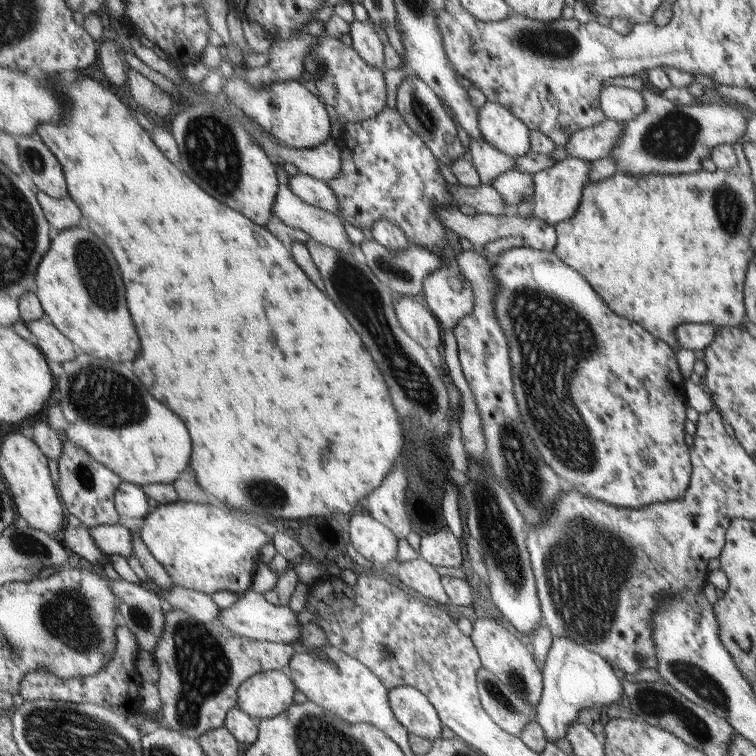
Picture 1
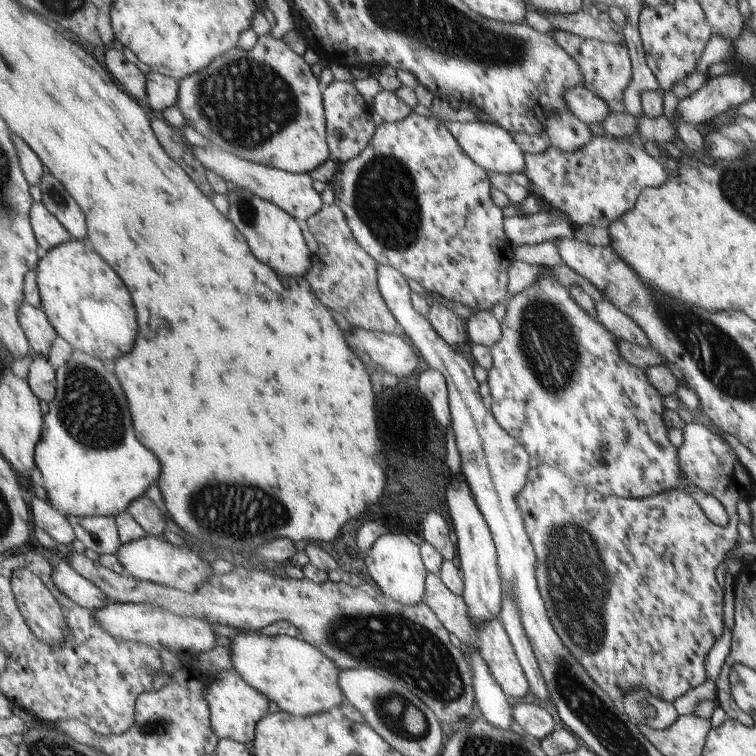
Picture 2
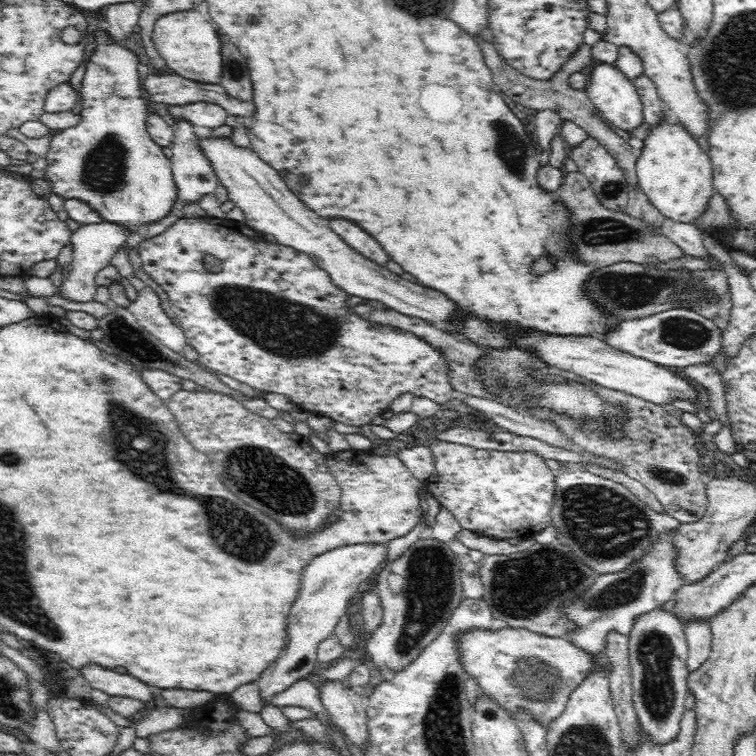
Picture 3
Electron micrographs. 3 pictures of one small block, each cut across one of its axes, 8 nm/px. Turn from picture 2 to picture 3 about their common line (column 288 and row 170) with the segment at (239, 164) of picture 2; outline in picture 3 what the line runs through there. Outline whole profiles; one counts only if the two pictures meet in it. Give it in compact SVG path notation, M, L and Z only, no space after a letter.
M177 119L174 129L171 169L178 197L184 202L197 203L202 196L216 192L220 179L204 151L197 146L194 125L186 119Z

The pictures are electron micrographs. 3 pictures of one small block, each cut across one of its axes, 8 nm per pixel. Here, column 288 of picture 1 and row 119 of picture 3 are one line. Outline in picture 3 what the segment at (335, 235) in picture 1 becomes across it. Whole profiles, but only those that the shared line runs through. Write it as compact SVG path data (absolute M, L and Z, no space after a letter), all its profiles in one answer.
M196 101L185 105L174 105L169 108L170 114L177 119L186 119L196 126L218 128L226 124L229 115L224 107L208 102Z

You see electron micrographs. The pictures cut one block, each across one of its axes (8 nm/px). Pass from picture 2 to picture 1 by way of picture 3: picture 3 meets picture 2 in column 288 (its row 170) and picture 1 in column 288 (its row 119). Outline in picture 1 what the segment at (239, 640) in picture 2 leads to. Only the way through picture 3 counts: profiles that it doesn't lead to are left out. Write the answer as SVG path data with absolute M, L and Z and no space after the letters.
M326 648L326 656L317 656L311 651L295 652L290 658L287 668L292 674L291 680L307 701L319 705L323 710L331 712L349 724L371 724L387 732L387 736L399 746L400 749L409 750L407 746L407 731L399 724L397 717L390 708L389 690L362 662L354 657L347 656L338 648Z

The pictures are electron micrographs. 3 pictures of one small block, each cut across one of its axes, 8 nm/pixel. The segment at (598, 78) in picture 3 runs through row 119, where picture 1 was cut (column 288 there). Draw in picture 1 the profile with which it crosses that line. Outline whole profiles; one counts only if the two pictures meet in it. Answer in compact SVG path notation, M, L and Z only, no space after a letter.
M253 589L240 595L239 600L228 609L221 610L218 622L225 628L229 628L233 634L263 642L271 641L289 645L291 642L299 640L299 636L301 636L301 632L299 632L301 628L295 612L291 612L288 606L271 604L264 594L257 594Z

